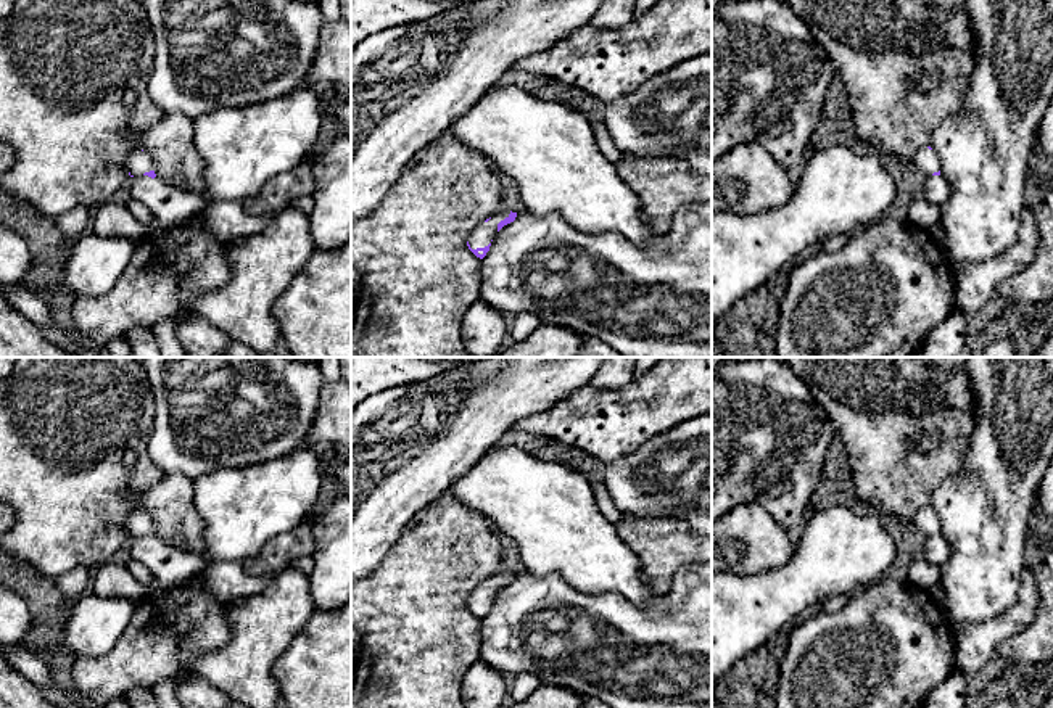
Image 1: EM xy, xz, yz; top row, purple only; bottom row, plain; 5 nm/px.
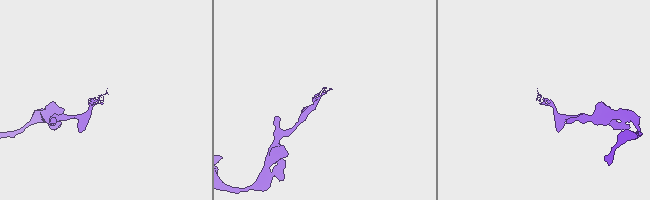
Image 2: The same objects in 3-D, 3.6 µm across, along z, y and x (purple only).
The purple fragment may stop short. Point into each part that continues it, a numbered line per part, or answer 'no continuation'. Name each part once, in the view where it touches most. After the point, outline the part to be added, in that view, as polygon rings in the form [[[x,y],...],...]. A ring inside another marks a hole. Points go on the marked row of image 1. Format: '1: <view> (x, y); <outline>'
1: xz (483, 234); [[[499,209],[488,222],[481,222],[469,237],[469,245],[472,249],[485,248],[491,243],[498,233],[498,224],[509,217],[510,211]]]

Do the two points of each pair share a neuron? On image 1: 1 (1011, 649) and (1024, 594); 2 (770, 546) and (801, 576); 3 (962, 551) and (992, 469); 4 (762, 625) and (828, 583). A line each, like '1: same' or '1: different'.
1: different
2: different
3: same
4: same

